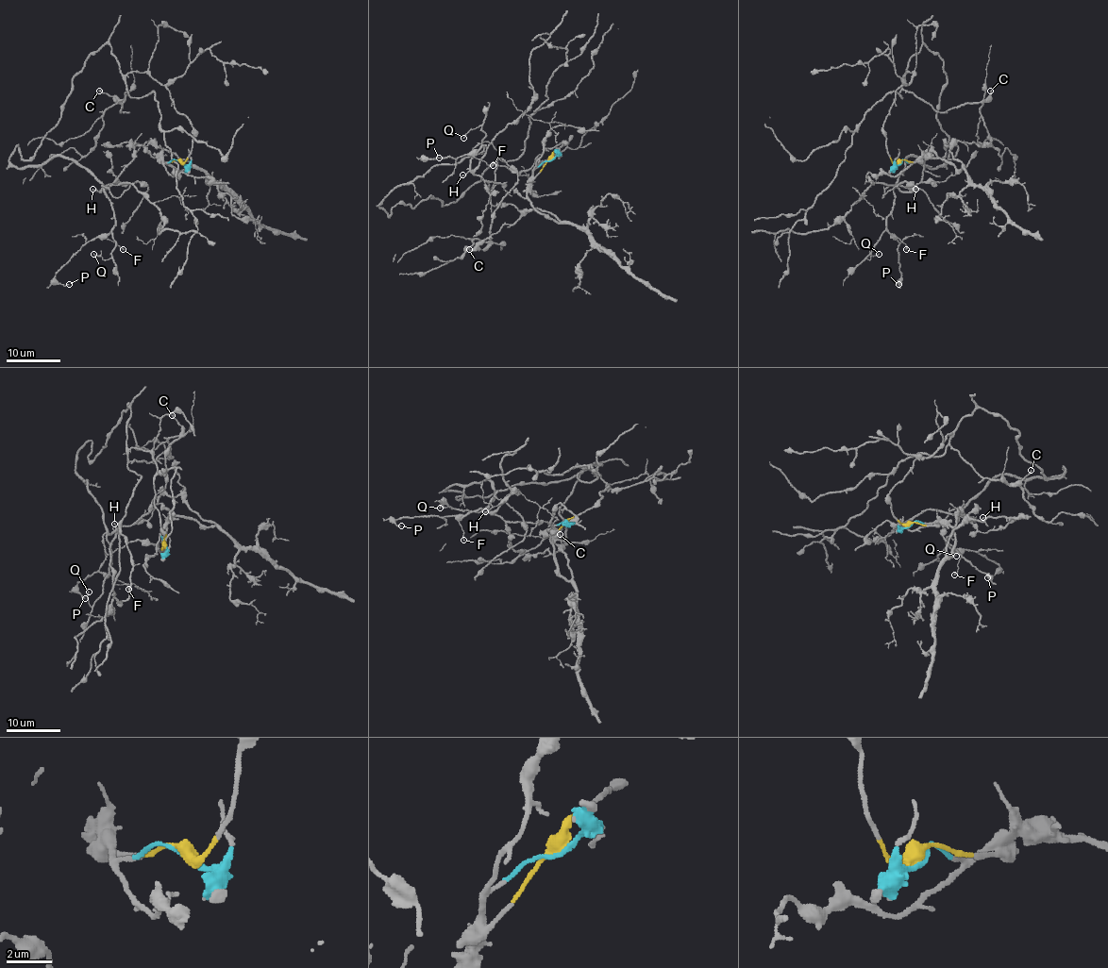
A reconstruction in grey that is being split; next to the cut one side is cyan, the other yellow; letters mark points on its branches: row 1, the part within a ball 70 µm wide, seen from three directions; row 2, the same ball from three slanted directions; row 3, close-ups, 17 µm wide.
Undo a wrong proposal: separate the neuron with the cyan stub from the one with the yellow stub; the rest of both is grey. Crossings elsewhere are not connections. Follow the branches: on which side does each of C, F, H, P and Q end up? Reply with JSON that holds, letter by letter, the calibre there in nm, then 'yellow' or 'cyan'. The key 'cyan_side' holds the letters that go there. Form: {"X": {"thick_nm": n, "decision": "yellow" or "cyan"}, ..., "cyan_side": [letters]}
{"C": {"thick_nm": 160, "decision": "yellow"}, "F": {"thick_nm": 130, "decision": "yellow"}, "H": {"thick_nm": 130, "decision": "yellow"}, "P": {"thick_nm": 110, "decision": "yellow"}, "Q": {"thick_nm": 100, "decision": "yellow"}, "cyan_side": []}

